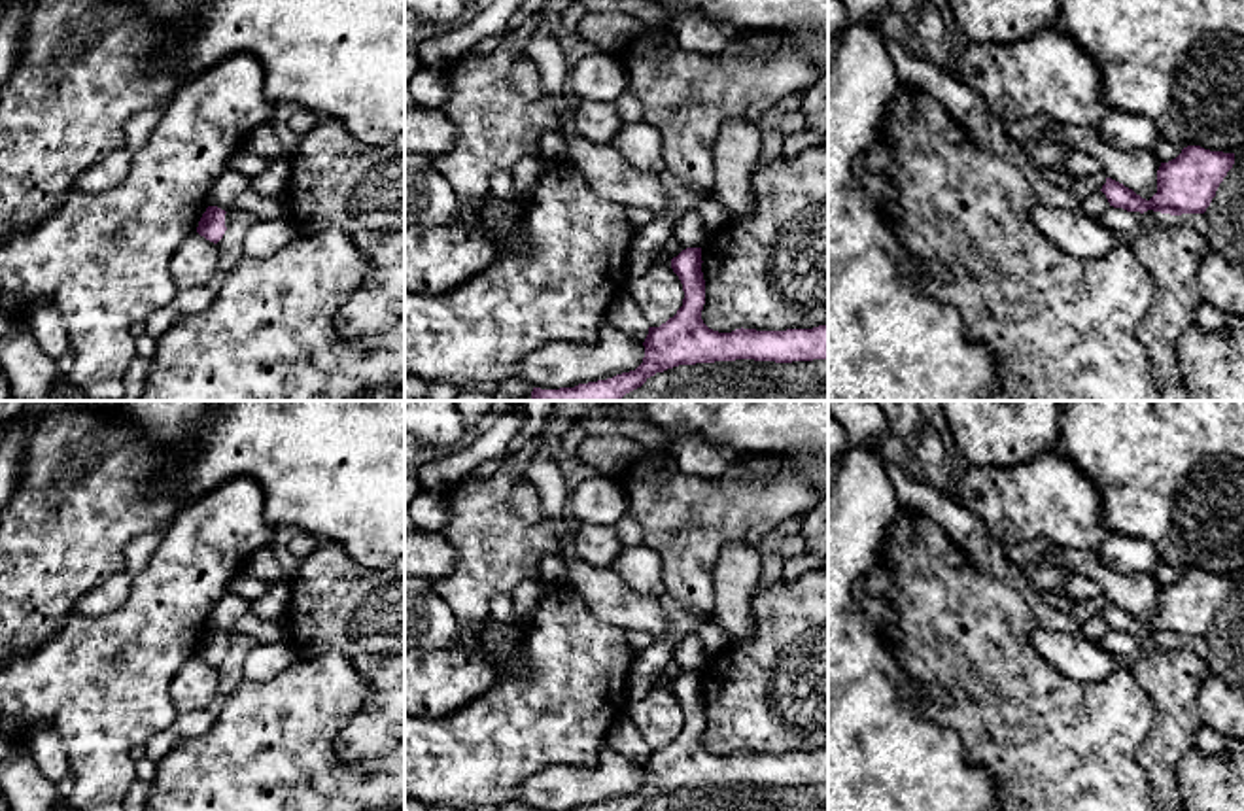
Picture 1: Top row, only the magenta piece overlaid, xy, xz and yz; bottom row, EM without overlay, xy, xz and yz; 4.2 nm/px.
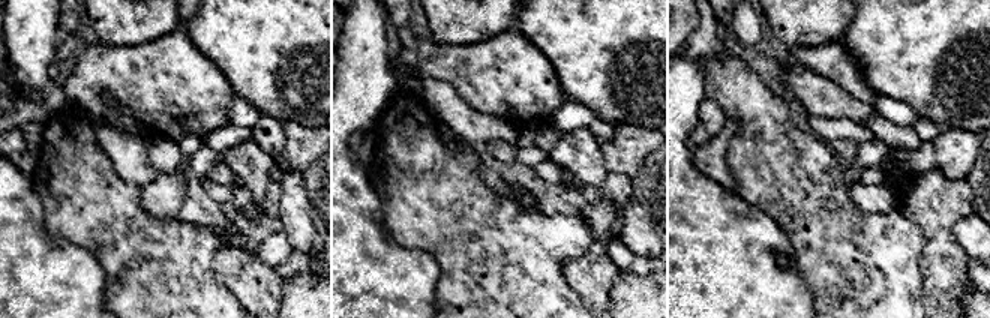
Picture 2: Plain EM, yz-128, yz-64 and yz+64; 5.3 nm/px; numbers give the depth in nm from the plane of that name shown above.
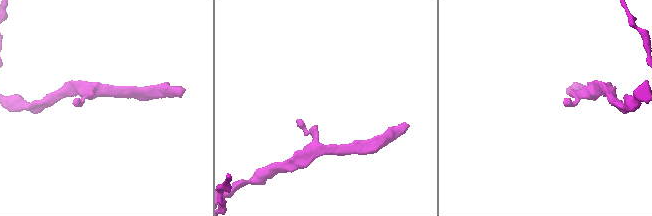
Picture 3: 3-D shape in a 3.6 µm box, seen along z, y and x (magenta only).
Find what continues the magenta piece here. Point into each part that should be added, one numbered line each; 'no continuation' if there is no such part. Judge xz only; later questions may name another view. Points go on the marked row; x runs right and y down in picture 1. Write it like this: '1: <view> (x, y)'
no continuation

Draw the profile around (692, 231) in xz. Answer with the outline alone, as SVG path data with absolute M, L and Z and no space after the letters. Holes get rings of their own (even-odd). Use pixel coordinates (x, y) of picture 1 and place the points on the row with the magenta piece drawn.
M690 210L675 225L675 236L679 238L684 250L703 248L711 238L711 231L705 219L701 217L701 214L696 210Z

